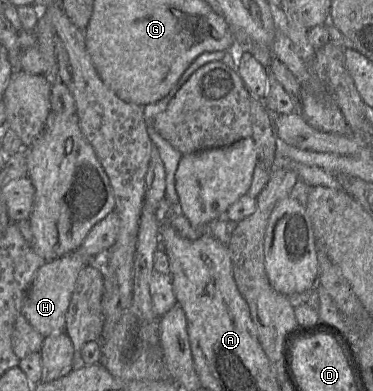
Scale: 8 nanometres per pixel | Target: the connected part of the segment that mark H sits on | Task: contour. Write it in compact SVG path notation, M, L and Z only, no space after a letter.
M78 248L60 258L45 262L35 273L24 300L21 315L44 338L64 331L66 313L76 279L88 264L90 259Z

